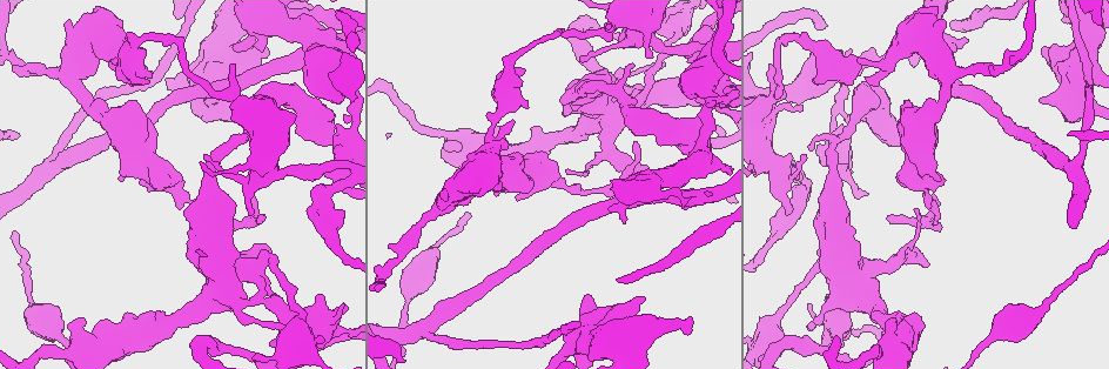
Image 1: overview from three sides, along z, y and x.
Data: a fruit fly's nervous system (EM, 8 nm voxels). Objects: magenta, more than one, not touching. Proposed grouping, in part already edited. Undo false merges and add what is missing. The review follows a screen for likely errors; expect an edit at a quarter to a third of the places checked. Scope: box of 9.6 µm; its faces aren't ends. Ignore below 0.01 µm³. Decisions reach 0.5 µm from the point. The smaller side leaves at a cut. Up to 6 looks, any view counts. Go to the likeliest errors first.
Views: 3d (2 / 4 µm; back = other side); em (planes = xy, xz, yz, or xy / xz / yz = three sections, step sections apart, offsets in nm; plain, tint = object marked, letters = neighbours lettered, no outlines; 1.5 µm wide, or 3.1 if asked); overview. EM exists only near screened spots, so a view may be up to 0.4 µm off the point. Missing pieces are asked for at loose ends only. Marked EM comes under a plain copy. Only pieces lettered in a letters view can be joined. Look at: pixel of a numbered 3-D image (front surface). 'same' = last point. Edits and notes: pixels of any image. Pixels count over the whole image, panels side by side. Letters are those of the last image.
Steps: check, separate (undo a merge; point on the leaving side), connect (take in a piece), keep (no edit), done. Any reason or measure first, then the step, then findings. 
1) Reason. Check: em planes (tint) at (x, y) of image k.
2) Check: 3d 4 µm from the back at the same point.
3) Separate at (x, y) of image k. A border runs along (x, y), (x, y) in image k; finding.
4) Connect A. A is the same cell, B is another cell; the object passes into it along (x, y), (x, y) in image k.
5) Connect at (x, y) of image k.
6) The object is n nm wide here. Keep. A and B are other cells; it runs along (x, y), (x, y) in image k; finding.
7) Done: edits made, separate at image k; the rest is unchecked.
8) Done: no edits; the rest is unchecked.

Abrupt turn. Check: 3d 4 µm at (558, 34) of image 1.

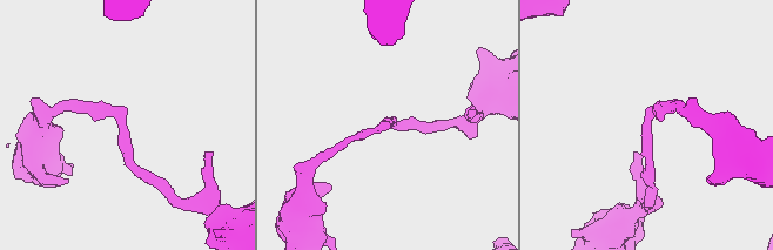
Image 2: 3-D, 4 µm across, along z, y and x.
Check: em planes (tint) at (648, 119) of image 2.

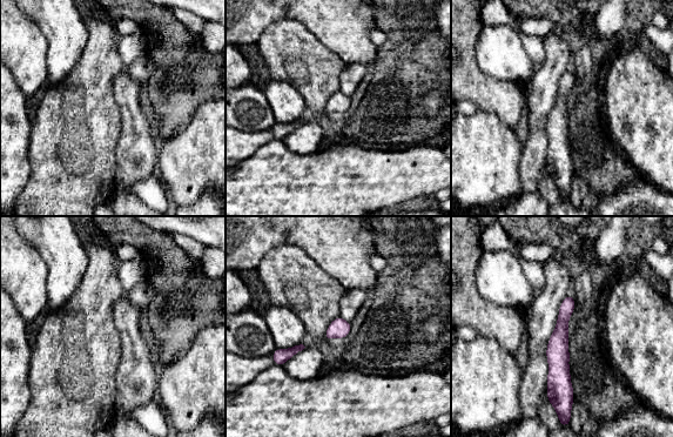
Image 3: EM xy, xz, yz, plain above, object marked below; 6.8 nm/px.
Check: em planes (letters) at the same point.

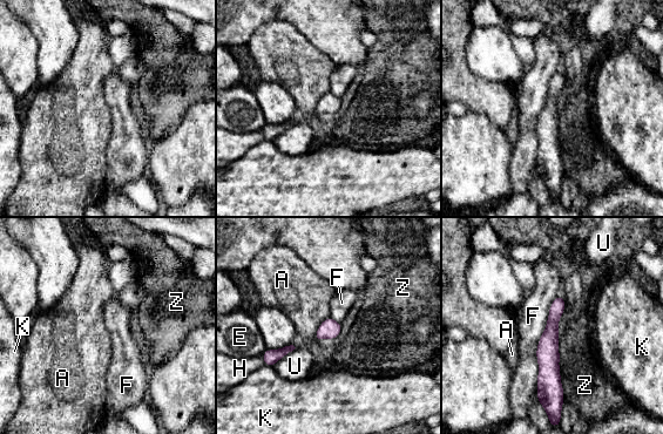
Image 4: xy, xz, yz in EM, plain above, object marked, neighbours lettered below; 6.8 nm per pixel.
The object is 140 nm wide here. Keep. A, E, F, H, K, U and Z are other cells; it runs along (560, 299), (548, 343), (545, 392) in image 4; continuous, no second neuron.

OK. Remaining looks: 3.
Sudden change in width. Check: 3d 2 µm at (232, 96) of image 1.

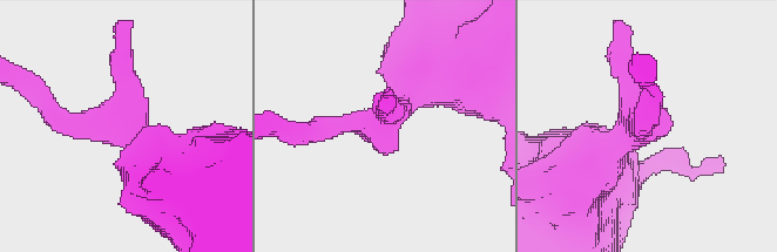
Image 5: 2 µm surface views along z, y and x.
Check: em xz step 8 (tint) at (116, 123) of image 5.

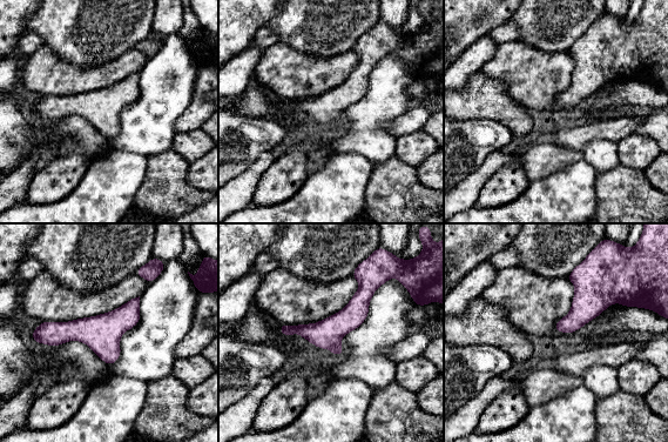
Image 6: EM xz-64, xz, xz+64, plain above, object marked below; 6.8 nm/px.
What lies round it. Check: em xz step 8 (letters) at the same point.

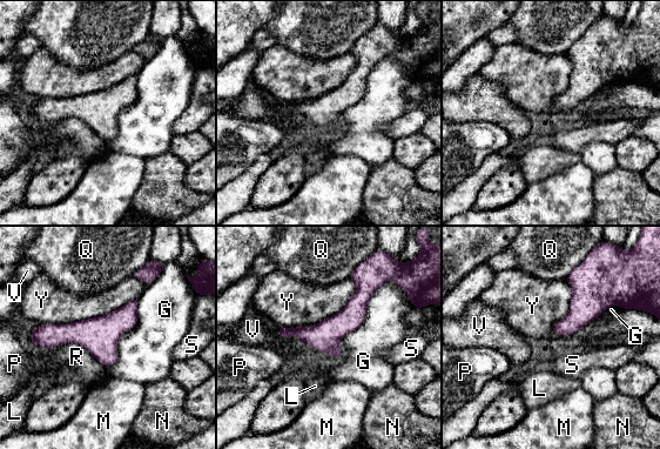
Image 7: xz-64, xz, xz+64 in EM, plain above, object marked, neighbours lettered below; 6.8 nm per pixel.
Keep. G, L, M, N, P, Q, R, S, V and Y are other cells; a border runs along (137, 299), (137, 322), (106, 368) in image 7; continuous, no second neuron.

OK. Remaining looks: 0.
Done: no edits; the rest is unchecked.

